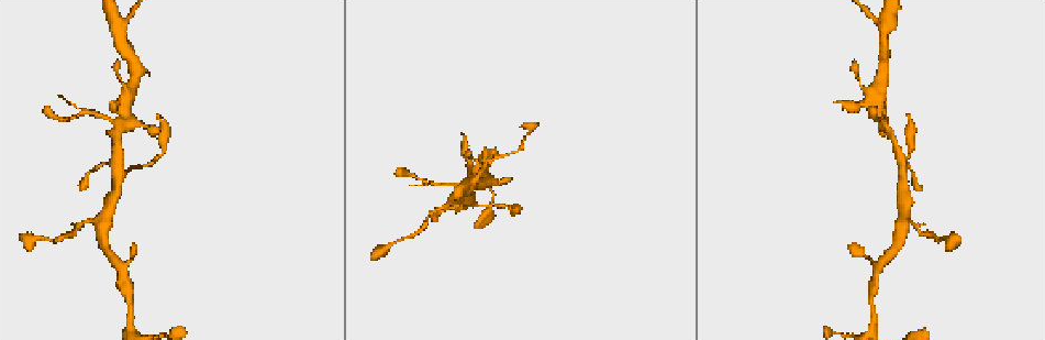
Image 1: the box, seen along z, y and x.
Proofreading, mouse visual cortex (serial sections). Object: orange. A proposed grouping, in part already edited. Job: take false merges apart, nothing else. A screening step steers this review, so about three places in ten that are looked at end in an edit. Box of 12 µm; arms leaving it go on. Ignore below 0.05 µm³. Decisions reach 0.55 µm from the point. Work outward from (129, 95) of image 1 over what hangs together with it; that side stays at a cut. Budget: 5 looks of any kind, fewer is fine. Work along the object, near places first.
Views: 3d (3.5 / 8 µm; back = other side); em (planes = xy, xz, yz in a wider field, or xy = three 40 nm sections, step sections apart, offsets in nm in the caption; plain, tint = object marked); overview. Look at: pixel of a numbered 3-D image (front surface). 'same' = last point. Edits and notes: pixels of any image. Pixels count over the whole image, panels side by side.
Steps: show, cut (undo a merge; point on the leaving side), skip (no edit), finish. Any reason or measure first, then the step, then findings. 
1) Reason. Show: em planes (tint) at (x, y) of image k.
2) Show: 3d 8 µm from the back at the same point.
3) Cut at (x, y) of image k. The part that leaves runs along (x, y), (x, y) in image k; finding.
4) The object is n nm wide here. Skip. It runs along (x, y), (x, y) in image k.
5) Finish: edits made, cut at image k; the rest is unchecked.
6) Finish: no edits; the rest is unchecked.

Calibre changes. Show: 3d 3.5 µm at (884, 123) of image 1.

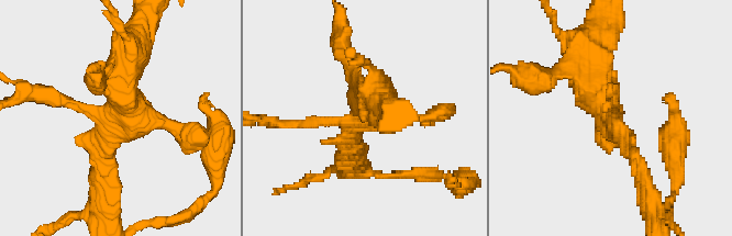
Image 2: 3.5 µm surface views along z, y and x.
Show: em xy step 2 (tint) at (610, 119) of image 2.

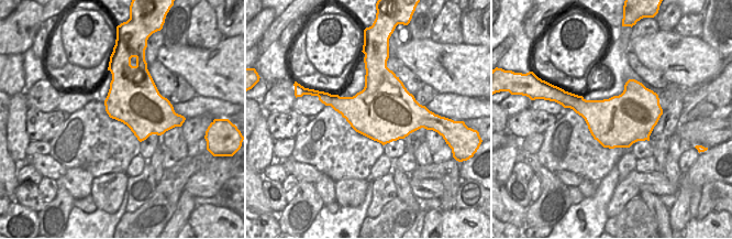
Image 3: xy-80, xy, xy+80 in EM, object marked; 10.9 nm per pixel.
Skip. It runs along (587, 54), (585, 83), (643, 178) in image 2; all the same cell.

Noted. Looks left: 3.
Branch point. Show: 3d 8 µm at (904, 172) of image 1.

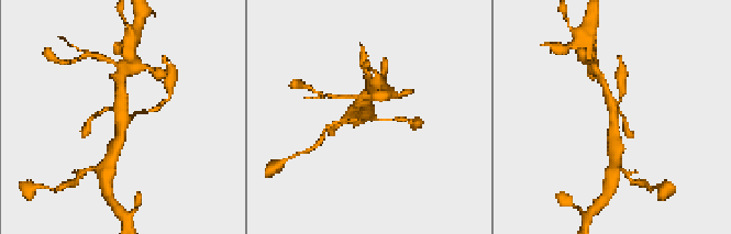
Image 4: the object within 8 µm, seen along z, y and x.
Show: 3d 3.5 µm from the back at (374, 114) of image 4.

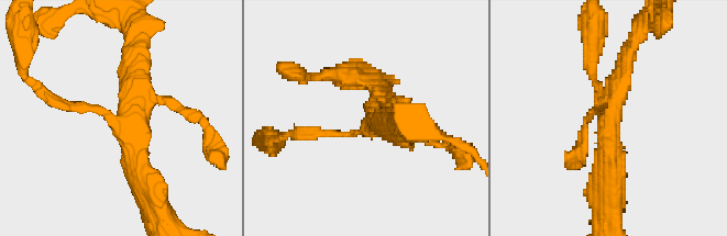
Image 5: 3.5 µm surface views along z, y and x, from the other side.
Show: em xy step 2 (tint) at (131, 119) of image 5.

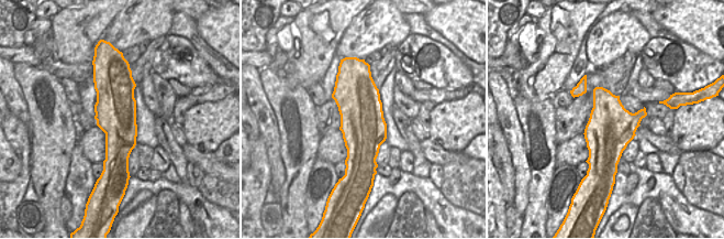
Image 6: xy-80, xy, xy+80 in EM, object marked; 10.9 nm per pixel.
Skip. It runs along (626, 49), (609, 113), (609, 191) in image 5; continuous, no second cell.

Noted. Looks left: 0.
Finish: no edits; the rest is unchecked.

